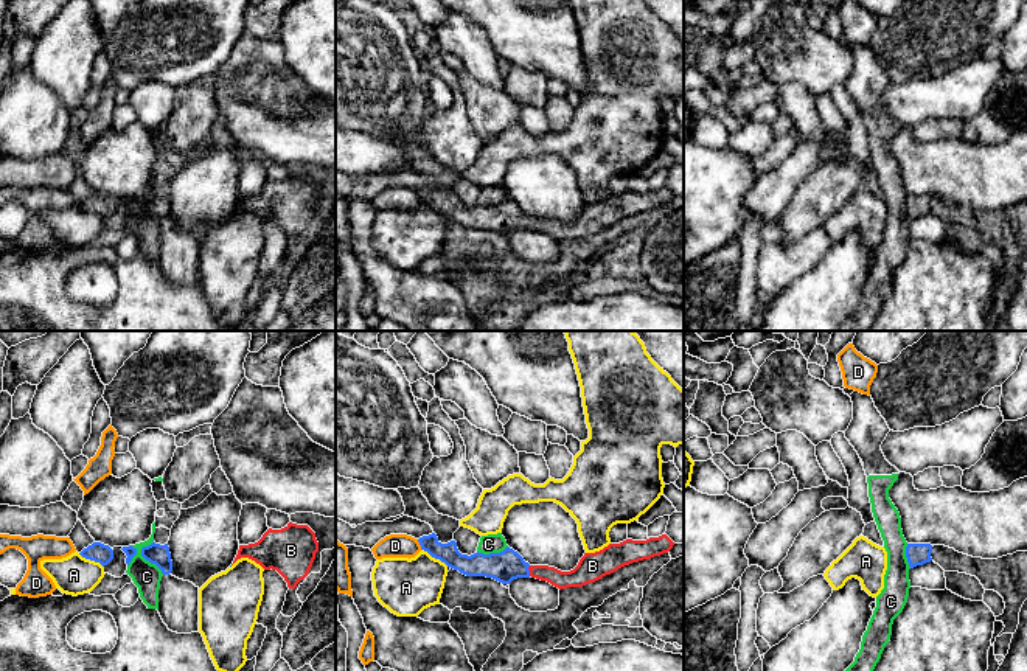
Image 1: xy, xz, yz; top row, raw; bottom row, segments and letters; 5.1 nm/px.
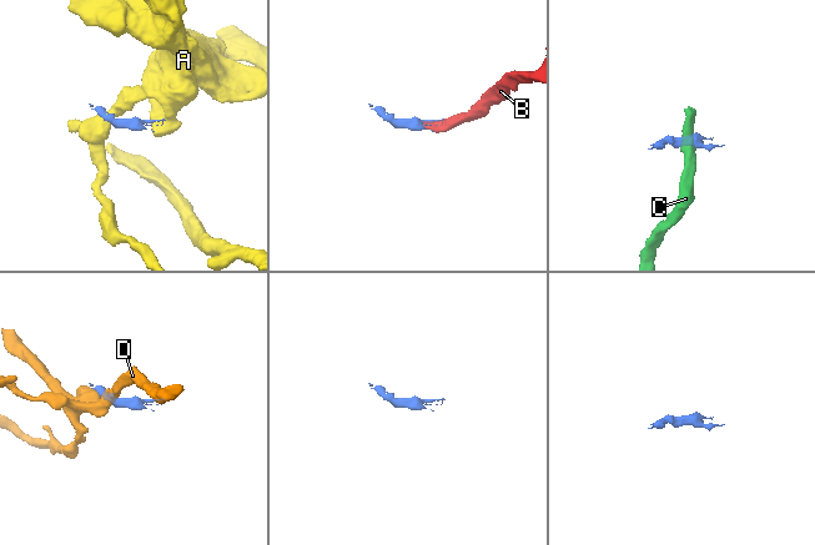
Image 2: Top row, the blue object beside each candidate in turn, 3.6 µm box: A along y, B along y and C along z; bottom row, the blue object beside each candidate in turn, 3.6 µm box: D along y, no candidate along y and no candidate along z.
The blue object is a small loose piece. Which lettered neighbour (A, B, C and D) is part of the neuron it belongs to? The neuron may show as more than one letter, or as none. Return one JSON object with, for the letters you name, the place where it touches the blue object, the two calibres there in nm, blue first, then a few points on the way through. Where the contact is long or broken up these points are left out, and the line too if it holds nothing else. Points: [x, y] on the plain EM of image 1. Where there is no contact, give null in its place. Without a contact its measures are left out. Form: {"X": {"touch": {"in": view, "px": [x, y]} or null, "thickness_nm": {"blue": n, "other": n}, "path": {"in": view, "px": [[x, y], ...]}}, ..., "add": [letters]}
{"B": {"touch": {"in": "xz", "px": [529, 222]}, "thickness_nm": {"blue": 160, "other": 100}, "path": {"in": "xz", "px": [[508, 216], [529, 222], [575, 230]]}}, "add": ["B"]}

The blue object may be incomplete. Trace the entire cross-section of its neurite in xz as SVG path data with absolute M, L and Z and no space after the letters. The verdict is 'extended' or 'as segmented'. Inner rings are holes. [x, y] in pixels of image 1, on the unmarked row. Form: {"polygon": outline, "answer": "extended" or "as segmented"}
{"polygon": "M398 140L398 141L395 141L395 143L398 143L398 144L401 146L402 154L404 154L404 158L406 158L406 163L404 163L401 168L390 169L390 171L385 171L385 172L382 172L382 174L393 174L393 172L396 172L396 171L399 171L399 169L402 169L402 168L409 168L409 169L413 169L413 171L418 171L418 172L421 172L421 174L429 176L429 177L432 179L433 185L429 186L429 188L423 188L423 189L418 191L418 194L420 194L420 197L421 197L421 202L427 203L432 210L440 211L440 213L444 214L447 219L451 219L451 221L454 221L454 222L458 222L460 225L463 225L463 227L466 227L466 228L486 228L486 230L493 230L493 231L496 231L496 233L499 233L499 235L502 235L502 236L510 236L513 231L517 231L517 230L530 230L530 228L531 228L531 230L536 230L536 231L541 231L541 233L547 233L547 235L550 235L552 238L558 239L559 242L561 242L561 241L567 241L567 239L583 239L583 238L586 238L586 236L590 236L590 235L595 235L595 233L601 231L601 230L606 228L606 227L611 227L611 225L617 224L618 221L621 221L621 219L625 219L625 217L629 217L629 216L632 216L632 214L639 214L639 213L643 213L643 211L651 211L651 210L654 210L654 208L660 208L660 207L663 207L663 205L668 205L668 203L673 200L673 197L674 197L674 194L673 194L667 186L662 186L662 188L659 188L659 189L649 189L649 191L646 191L646 193L632 193L632 191L626 191L626 193L623 193L623 194L620 194L620 196L609 196L607 199L604 199L604 200L600 202L600 203L595 203L595 205L584 205L584 208L580 211L578 217L576 217L573 222L570 222L570 224L561 224L561 222L558 222L558 221L555 221L555 219L548 219L548 217L530 217L528 214L524 213L524 210L522 210L517 203L514 203L514 202L510 200L510 199L507 199L507 200L505 200L503 203L500 203L500 205L483 207L483 205L479 205L479 203L477 203L477 205L468 208L468 207L461 207L461 205L458 203L457 194L454 193L454 185L460 180L460 172L457 172L457 171L454 171L454 169L449 169L449 168L438 166L438 165L429 157L427 151L423 148L423 144L421 144L420 140L410 140L410 141Z", "answer": "extended"}

